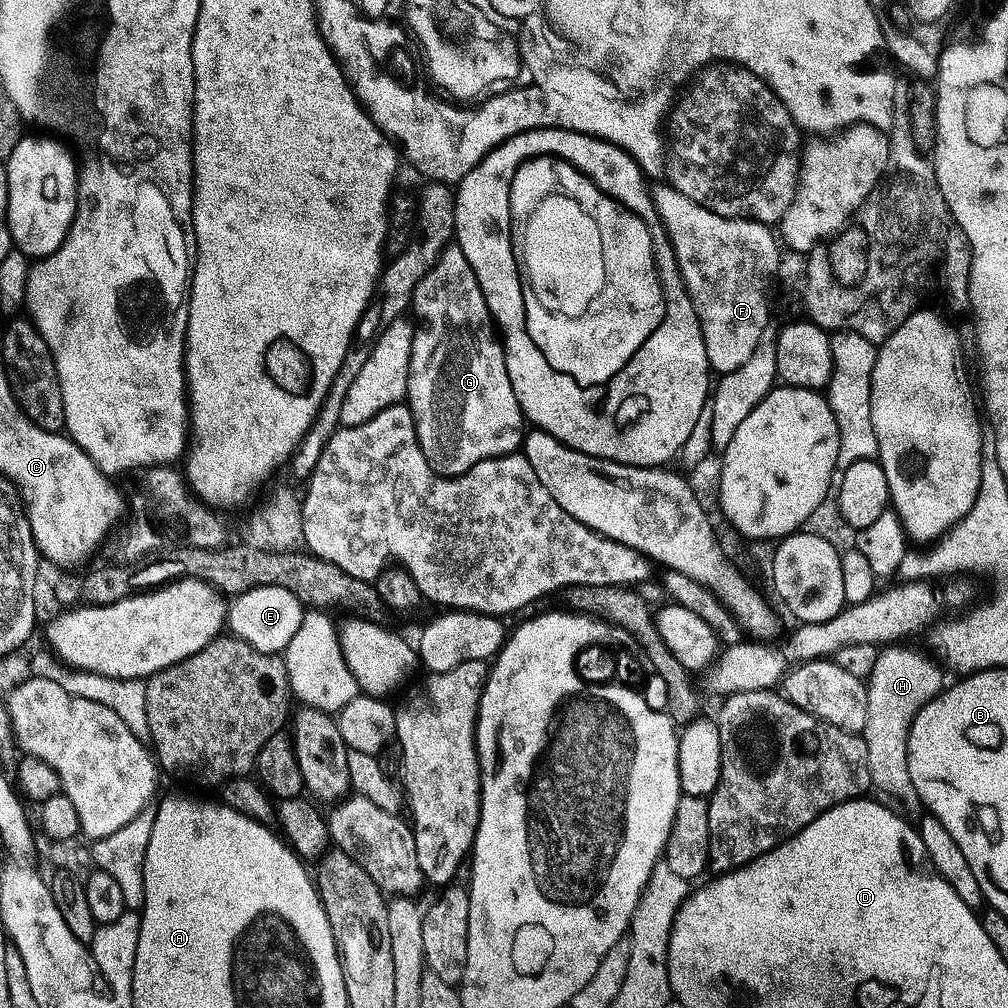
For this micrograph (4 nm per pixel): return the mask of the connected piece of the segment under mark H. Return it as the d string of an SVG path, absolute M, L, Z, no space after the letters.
M889 645L874 662L867 679L867 720L863 730L869 755L870 776L873 787L904 804L910 810L920 810L920 795L914 789L910 777L908 740L913 719L921 710L936 700L945 691L943 667L933 658L904 648L908 646Z

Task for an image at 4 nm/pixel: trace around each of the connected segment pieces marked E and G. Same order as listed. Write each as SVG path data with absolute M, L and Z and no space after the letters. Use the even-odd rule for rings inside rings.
M266 586L250 590L231 601L226 628L233 637L248 643L254 650L264 655L280 656L287 653L290 642L294 634L298 634L305 615L305 605L301 604L300 599L294 594L290 594L290 590Z
M453 246L444 251L442 258L438 258L438 266L422 278L416 297L412 299L411 311L414 313L416 337L414 354L410 358L406 404L412 409L418 442L433 470L440 476L461 476L474 470L478 462L519 453L526 435L524 412L510 382L504 345L492 319L486 294L460 247ZM484 419L499 422L498 428L483 428Z

